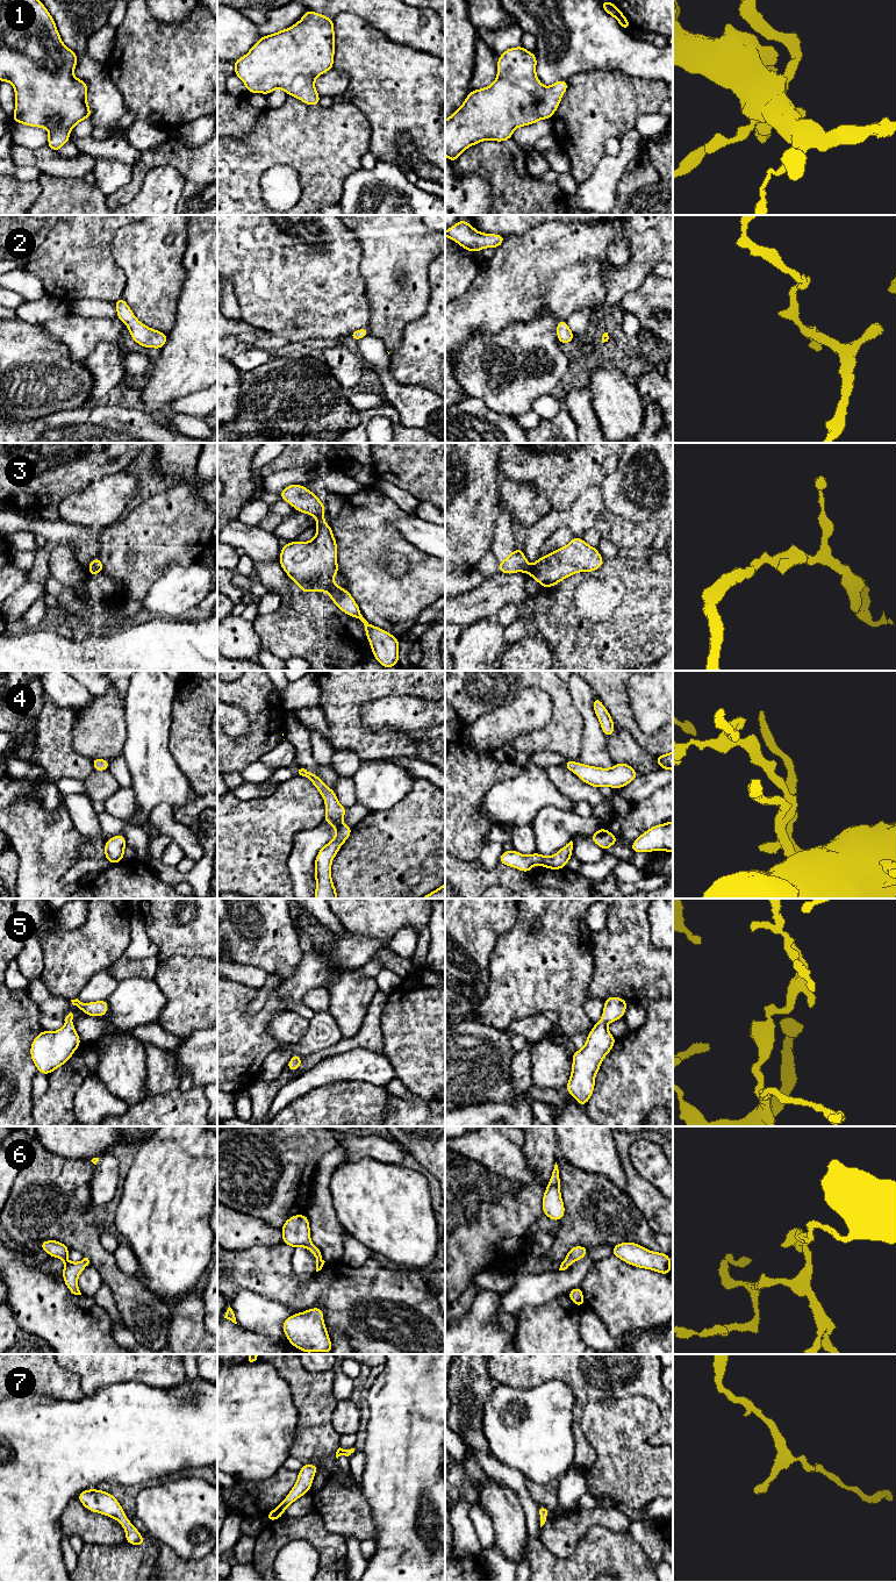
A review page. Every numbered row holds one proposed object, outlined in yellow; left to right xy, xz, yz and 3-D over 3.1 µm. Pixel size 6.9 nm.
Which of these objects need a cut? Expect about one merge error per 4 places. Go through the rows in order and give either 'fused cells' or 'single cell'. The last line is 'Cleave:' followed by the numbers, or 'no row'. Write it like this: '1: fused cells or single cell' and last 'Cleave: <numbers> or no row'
1: single cell
2: single cell
3: single cell
4: single cell
5: single cell
6: single cell
7: single cell
Cleave: no row

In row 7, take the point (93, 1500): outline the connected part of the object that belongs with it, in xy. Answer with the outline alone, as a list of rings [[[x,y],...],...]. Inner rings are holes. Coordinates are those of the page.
[[[88,1489],[81,1491],[77,1498],[87,1510],[117,1519],[126,1530],[128,1544],[142,1546],[145,1542],[138,1530],[124,1516],[124,1510],[112,1494],[98,1489]]]

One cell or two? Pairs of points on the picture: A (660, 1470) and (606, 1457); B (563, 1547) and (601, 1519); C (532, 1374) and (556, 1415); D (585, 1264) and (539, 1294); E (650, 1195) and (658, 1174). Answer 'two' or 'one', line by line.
A: one
B: one
C: two
D: one
E: two

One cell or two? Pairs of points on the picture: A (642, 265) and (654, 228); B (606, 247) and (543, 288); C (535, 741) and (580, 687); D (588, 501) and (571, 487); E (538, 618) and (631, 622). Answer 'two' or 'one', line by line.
A: one
B: one
C: two
D: two
E: one

